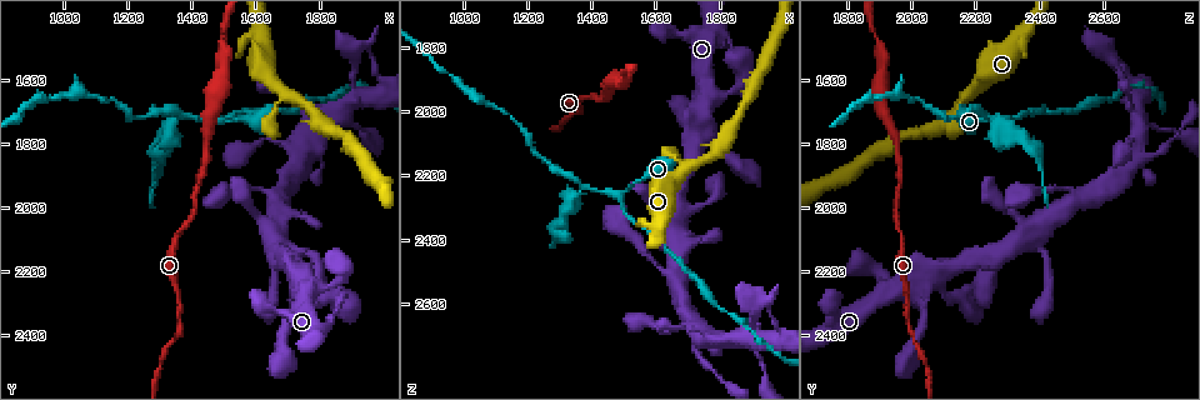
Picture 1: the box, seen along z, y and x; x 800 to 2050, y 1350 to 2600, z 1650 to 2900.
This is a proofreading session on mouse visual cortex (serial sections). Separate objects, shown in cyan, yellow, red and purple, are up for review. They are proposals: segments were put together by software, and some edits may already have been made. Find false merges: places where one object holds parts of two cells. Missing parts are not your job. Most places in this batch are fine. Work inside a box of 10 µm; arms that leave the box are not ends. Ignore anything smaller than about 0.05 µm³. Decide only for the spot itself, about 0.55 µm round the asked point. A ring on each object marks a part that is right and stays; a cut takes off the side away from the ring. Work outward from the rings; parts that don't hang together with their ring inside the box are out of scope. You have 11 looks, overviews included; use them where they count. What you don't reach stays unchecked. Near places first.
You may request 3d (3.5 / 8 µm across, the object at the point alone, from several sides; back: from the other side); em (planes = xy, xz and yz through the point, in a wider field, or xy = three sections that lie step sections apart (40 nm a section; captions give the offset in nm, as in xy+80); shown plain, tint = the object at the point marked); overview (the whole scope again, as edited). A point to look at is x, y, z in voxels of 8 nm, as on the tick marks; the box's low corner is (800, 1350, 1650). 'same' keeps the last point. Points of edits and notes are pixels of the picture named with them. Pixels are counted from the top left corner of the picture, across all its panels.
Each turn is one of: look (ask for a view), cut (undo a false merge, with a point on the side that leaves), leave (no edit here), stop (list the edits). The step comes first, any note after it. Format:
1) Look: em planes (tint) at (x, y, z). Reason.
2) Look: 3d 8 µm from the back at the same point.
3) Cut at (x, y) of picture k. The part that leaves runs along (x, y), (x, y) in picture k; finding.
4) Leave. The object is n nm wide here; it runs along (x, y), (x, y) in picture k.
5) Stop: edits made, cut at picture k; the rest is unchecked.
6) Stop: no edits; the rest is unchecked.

Look: 3d 8 µm from the back at (1660, 1720, 2140). Thick turns thin.

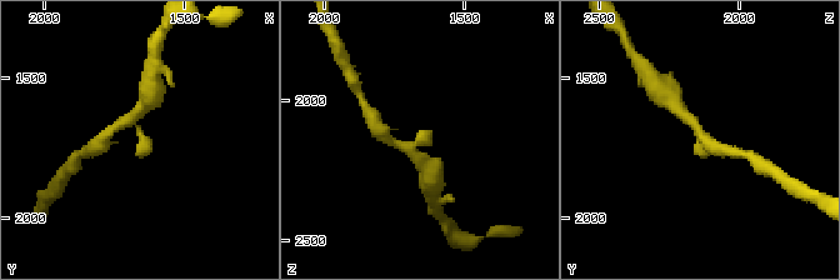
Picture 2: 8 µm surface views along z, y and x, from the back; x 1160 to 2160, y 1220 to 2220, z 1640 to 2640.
Look: em xy step 2 (tint) at the same point. Shape alone is not enough.

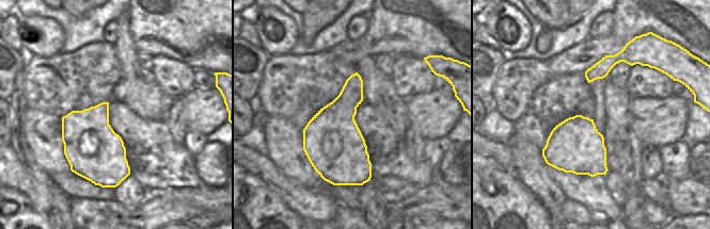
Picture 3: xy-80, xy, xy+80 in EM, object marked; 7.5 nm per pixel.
Leave. The object is 440 nm wide here; it runs along (685, 115), (708, 154) in picture 2; all the same cell.

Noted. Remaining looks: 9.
Look: 3d 3.5 µm at (1660, 2060, 2390).

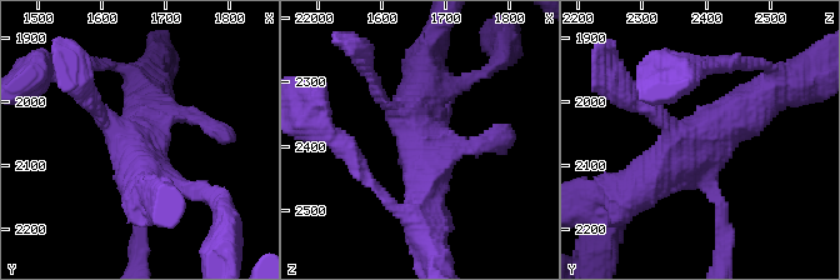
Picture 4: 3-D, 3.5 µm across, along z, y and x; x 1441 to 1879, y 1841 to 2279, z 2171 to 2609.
Look: em planes (tint) at (1665, 2065, 2385).

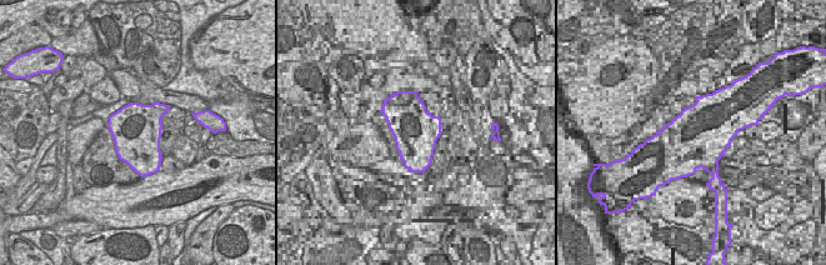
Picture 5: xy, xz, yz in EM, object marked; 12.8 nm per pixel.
Leave. The object is 650 nm wide here; it runs along (618, 198), (753, 109) in picture 4; one cell here.

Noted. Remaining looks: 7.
Look: 3d 3.5 µm at (1790, 2210, 2240). Thick turns thin.

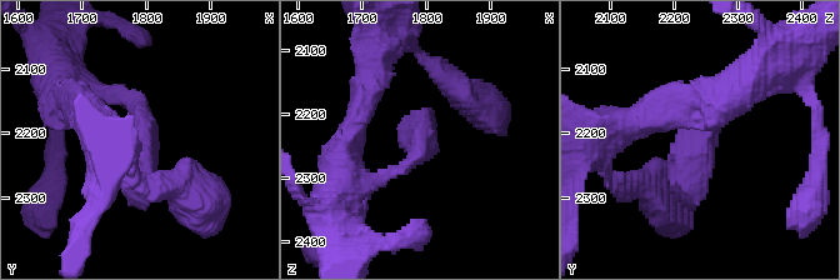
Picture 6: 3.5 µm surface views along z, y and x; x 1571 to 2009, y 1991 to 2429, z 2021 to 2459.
Look: em xy step 3 (tint) at (1790, 2210, 2240).

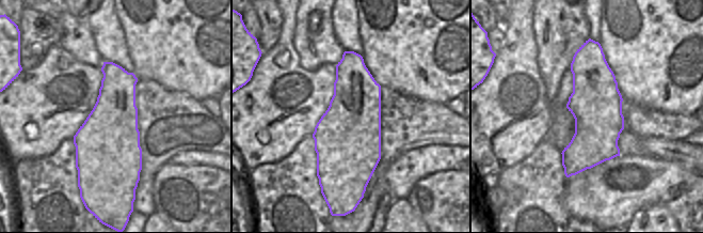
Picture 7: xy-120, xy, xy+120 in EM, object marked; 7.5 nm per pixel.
Leave. It runs along (99, 94), (141, 114), (145, 209) in picture 6; continuous, no second cell.

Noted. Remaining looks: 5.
Look: 3d 3.5 µm at (1710, 1820, 2660).

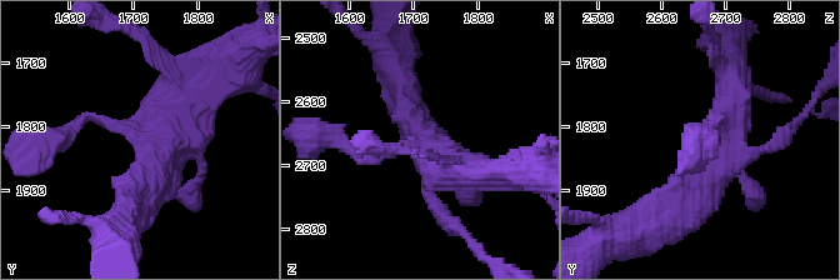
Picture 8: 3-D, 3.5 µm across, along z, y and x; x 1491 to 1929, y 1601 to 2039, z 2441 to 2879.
Leave. It runs along (135, 205), (165, 125), (224, 75) in picture 8; one cell here.

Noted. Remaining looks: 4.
Stop: no edits; the rest is unchecked.

